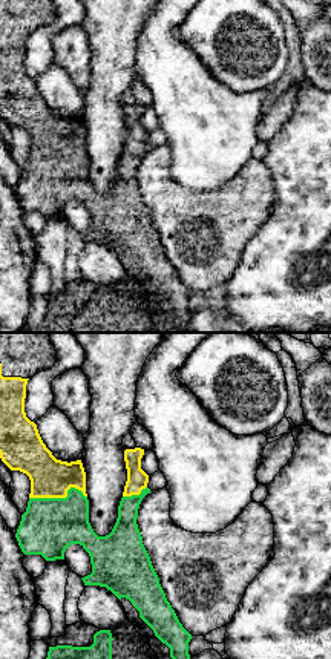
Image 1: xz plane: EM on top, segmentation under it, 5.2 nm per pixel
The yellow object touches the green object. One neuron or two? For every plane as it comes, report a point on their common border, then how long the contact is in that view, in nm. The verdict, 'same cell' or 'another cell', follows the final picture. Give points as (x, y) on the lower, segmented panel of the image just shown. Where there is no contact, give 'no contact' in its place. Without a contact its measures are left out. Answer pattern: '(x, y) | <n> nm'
(58, 497) | 300 nm

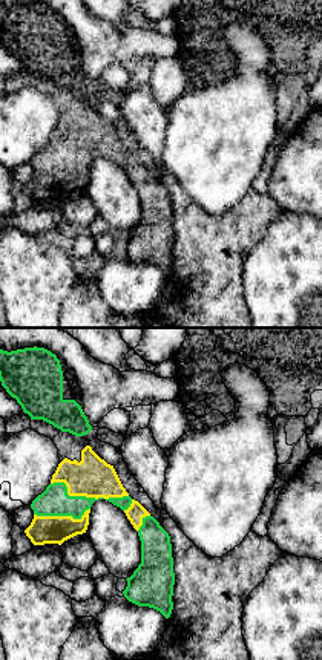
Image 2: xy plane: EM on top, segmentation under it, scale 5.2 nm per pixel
(86, 496) | 420 nm

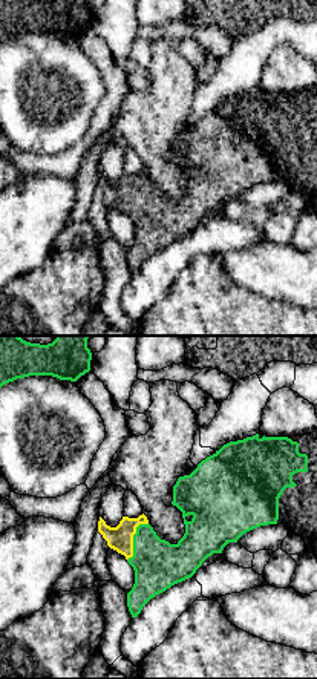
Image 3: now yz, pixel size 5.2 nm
(132, 538) | 220 nm

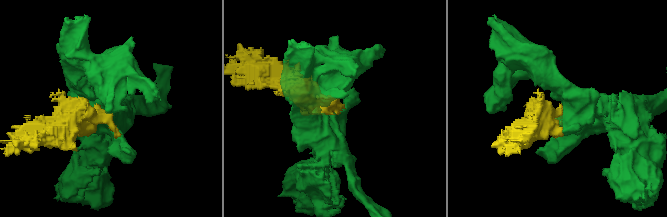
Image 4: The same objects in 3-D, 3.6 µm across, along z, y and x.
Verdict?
same cell

